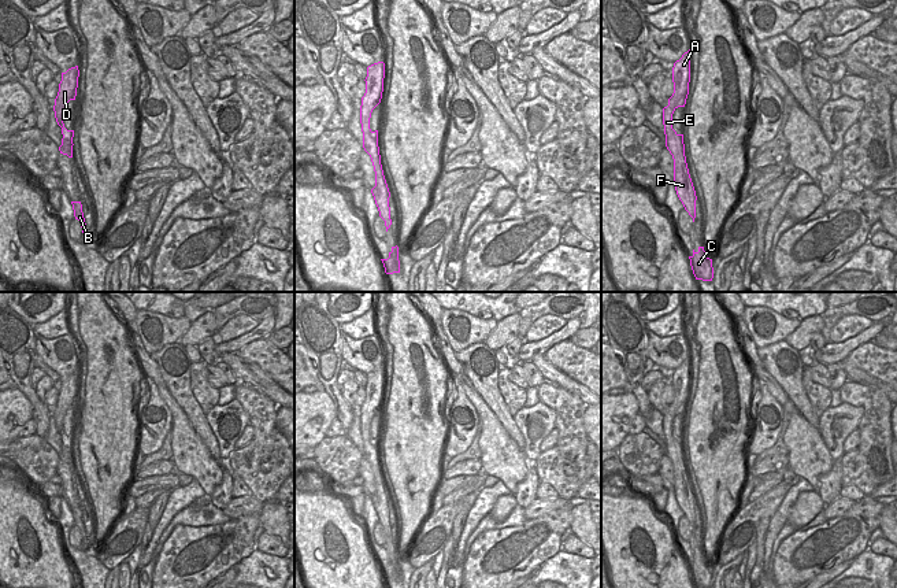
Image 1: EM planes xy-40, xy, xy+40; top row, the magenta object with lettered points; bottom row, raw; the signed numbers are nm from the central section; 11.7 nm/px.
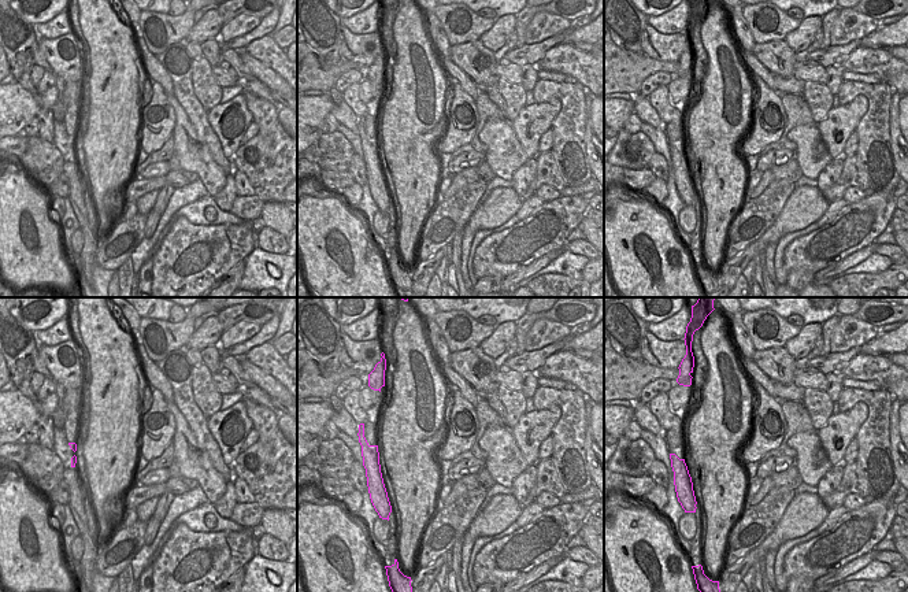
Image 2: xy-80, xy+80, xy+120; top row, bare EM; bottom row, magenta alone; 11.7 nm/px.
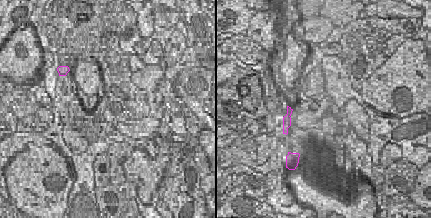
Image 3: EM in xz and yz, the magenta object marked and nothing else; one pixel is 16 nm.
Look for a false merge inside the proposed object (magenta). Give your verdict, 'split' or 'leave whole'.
leave whole

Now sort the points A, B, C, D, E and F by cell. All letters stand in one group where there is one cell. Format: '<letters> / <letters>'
A B C D E F

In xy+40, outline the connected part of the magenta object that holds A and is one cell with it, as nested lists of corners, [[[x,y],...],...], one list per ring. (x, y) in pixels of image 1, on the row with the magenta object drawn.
[[[690,49],[674,63],[672,82],[674,93],[668,99],[668,106],[663,108],[666,147],[674,159],[674,185],[677,195],[694,222],[697,196],[686,163],[683,134],[678,134],[672,129],[672,114],[678,107],[685,107],[689,95]]]

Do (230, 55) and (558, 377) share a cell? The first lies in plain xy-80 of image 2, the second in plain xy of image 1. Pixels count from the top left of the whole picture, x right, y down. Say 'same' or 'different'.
same

